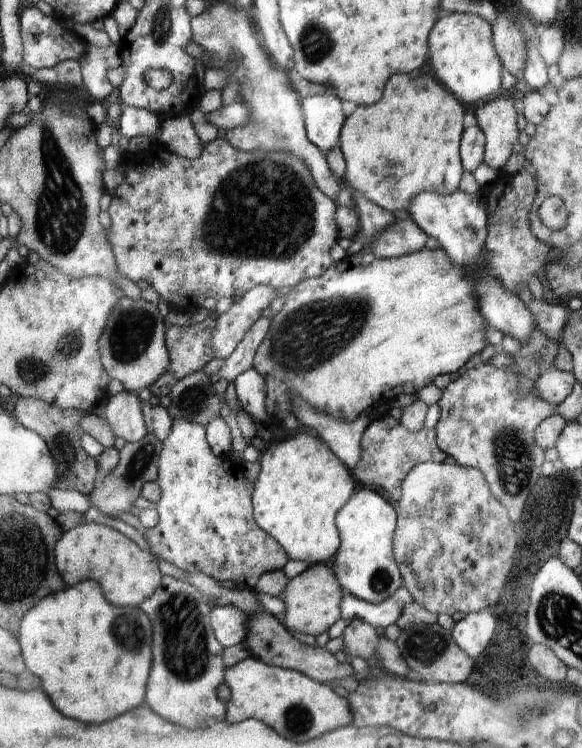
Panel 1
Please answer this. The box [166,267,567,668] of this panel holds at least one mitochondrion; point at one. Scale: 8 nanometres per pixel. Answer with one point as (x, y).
(311, 336)

